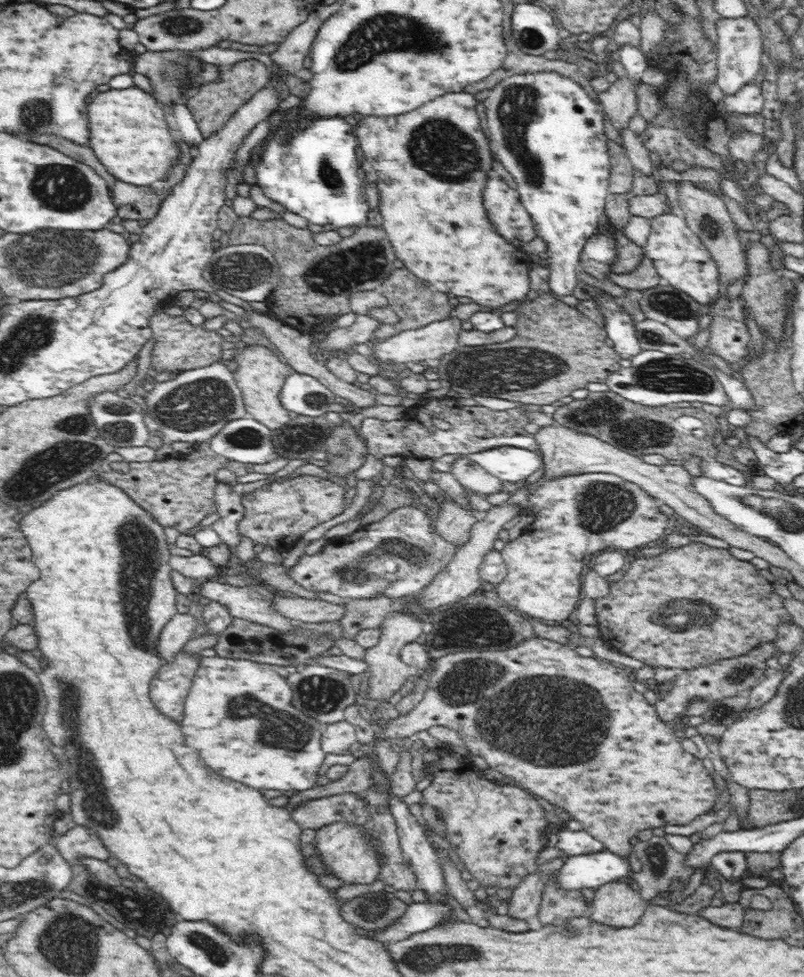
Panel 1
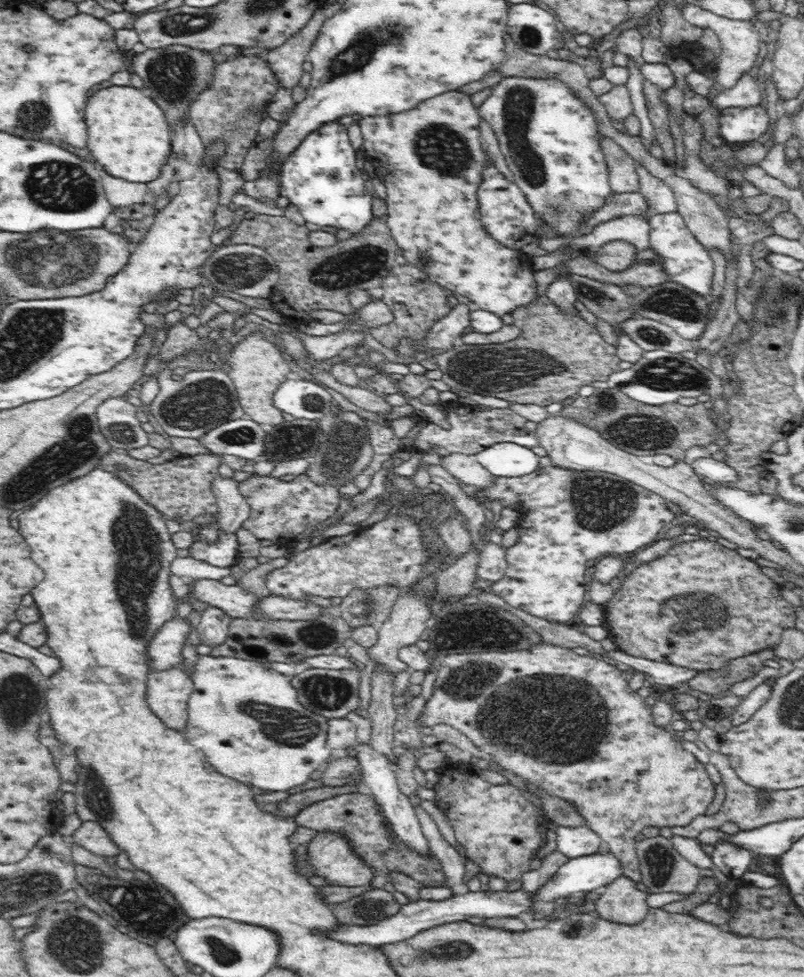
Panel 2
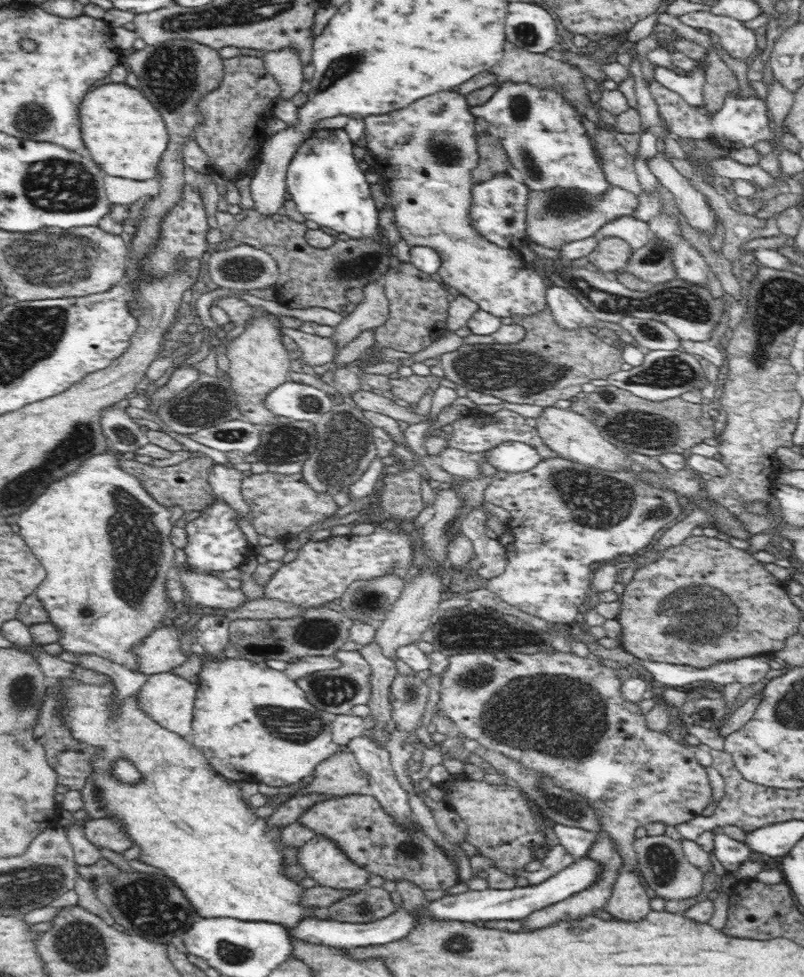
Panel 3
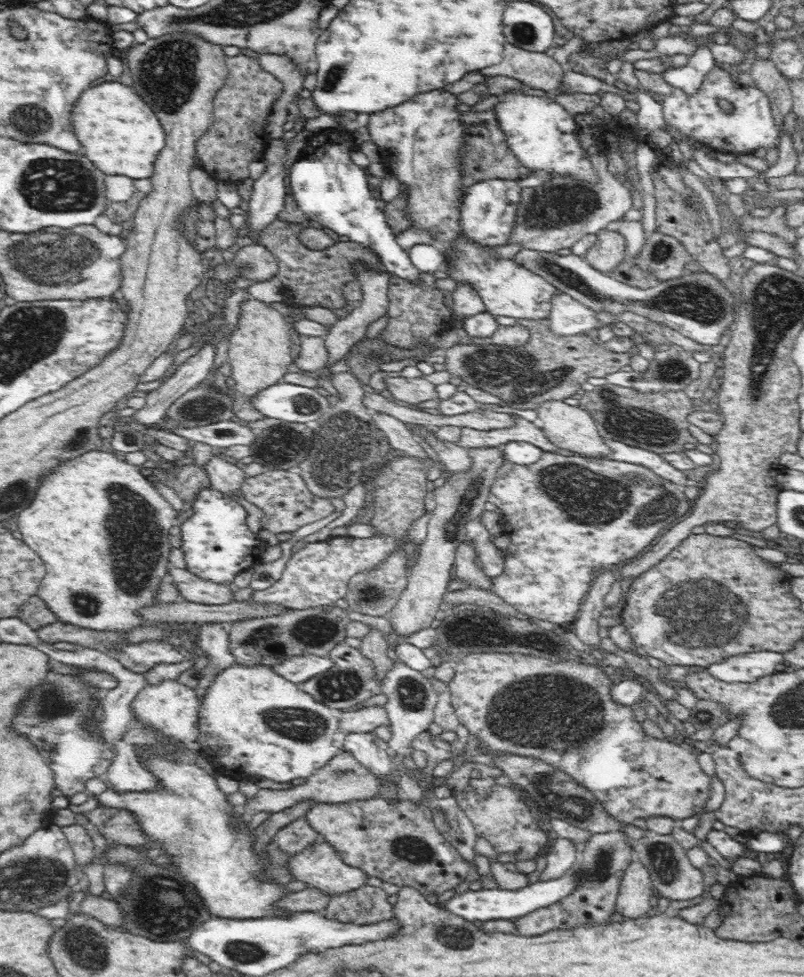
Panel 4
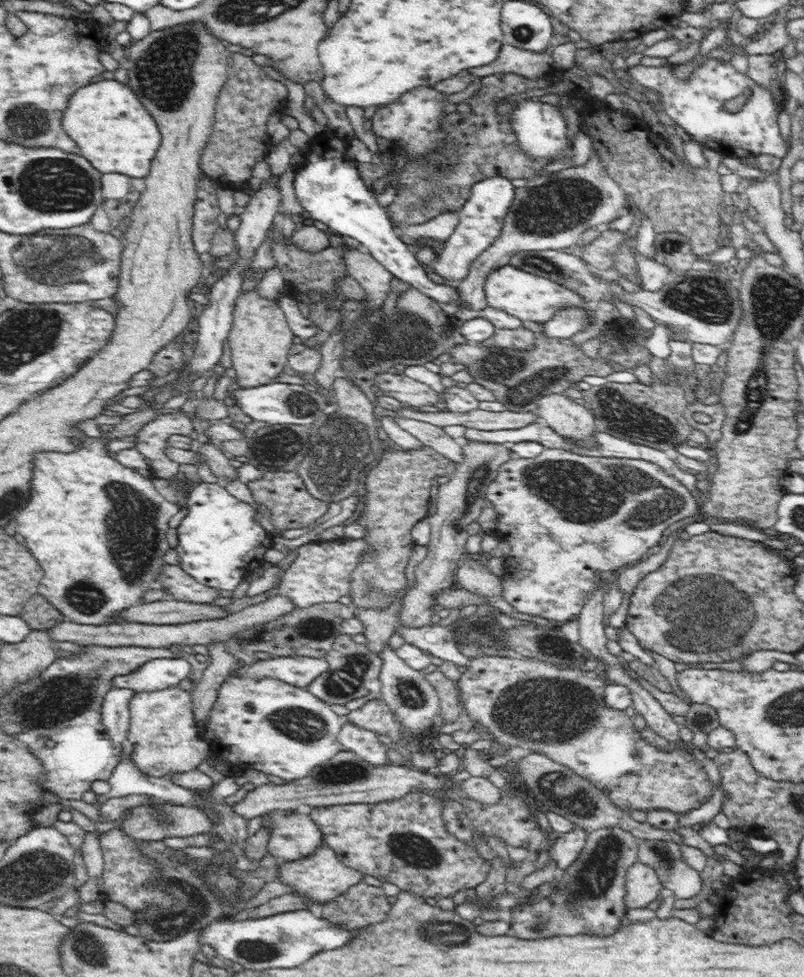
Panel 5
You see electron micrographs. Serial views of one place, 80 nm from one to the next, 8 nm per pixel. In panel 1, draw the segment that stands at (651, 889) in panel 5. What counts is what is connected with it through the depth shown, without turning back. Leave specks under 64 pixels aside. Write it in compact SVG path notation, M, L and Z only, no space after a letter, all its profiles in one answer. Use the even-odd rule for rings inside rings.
M618 880L595 889L595 897L590 903L588 916L589 920L610 925L620 930L621 928L634 926L642 918L645 910L646 901L642 898L639 891L633 890L630 887L629 880Z

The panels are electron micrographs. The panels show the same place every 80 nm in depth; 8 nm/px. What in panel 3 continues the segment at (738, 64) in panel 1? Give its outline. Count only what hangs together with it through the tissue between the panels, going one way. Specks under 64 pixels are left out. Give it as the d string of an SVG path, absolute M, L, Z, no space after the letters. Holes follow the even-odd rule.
M694 12L678 17L682 24L697 29L706 29L715 33L721 46L735 60L751 62L752 54L756 51L758 42L754 31L745 28L742 22L728 16L718 16L711 12Z

